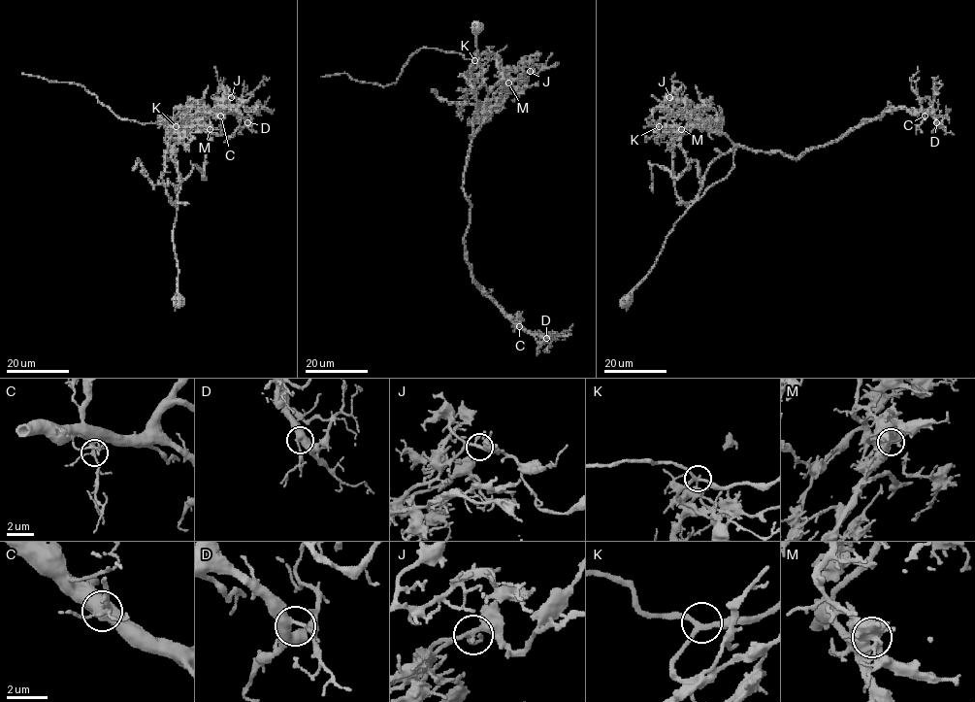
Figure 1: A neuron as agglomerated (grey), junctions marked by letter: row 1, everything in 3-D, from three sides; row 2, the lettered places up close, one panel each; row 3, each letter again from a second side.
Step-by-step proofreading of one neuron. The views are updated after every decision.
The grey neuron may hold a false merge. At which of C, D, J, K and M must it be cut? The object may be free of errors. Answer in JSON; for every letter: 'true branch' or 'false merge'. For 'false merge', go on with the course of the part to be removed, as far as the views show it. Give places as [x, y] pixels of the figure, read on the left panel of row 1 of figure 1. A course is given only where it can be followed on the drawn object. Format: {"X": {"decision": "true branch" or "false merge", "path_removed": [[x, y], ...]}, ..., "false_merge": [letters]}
{"C": {"decision": "true branch"}, "D": {"decision": "true branch"}, "J": {"decision": "true branch"}, "K": {"decision": "true branch"}, "M": {"decision": "false merge", "path_removed": [[209, 129], [202, 117], [194, 126], [181, 127], [122, 119], [77, 84], [21, 73]]}, "false_merge": ["M"]}

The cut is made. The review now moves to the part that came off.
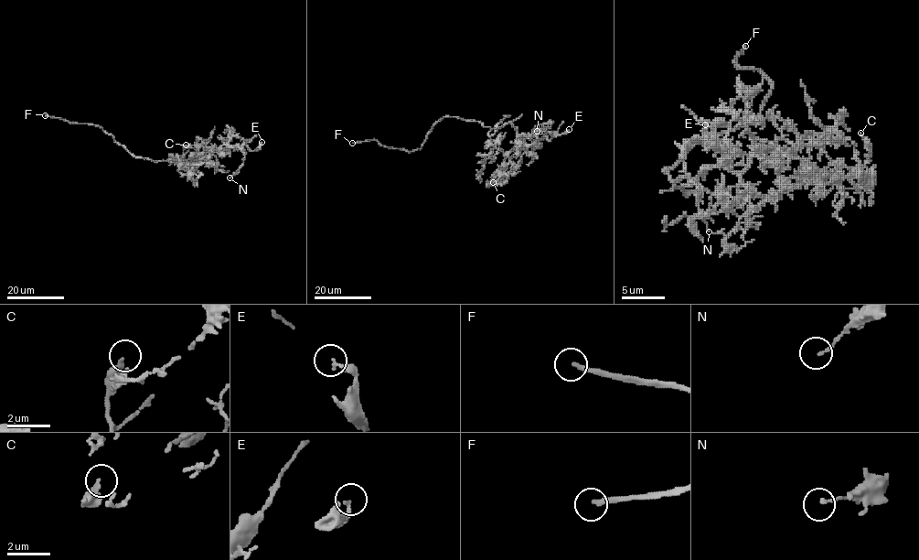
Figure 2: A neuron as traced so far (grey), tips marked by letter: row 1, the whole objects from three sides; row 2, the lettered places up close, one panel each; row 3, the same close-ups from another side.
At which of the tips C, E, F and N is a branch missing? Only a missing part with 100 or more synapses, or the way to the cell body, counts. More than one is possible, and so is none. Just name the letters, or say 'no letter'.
F

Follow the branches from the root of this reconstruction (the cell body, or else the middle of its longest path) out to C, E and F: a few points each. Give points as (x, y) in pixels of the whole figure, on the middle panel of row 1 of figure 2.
C: (470, 120), (491, 128), (509, 122), (517, 131), (518, 145), (493, 182)
E: (470, 120), (491, 128), (509, 122), (517, 131), (516, 143), (520, 147), (544, 137), (550, 140), (569, 129)
F: (470, 120), (443, 117), (433, 125), (422, 146), (411, 152), (384, 146), (375, 139), (352, 143)

